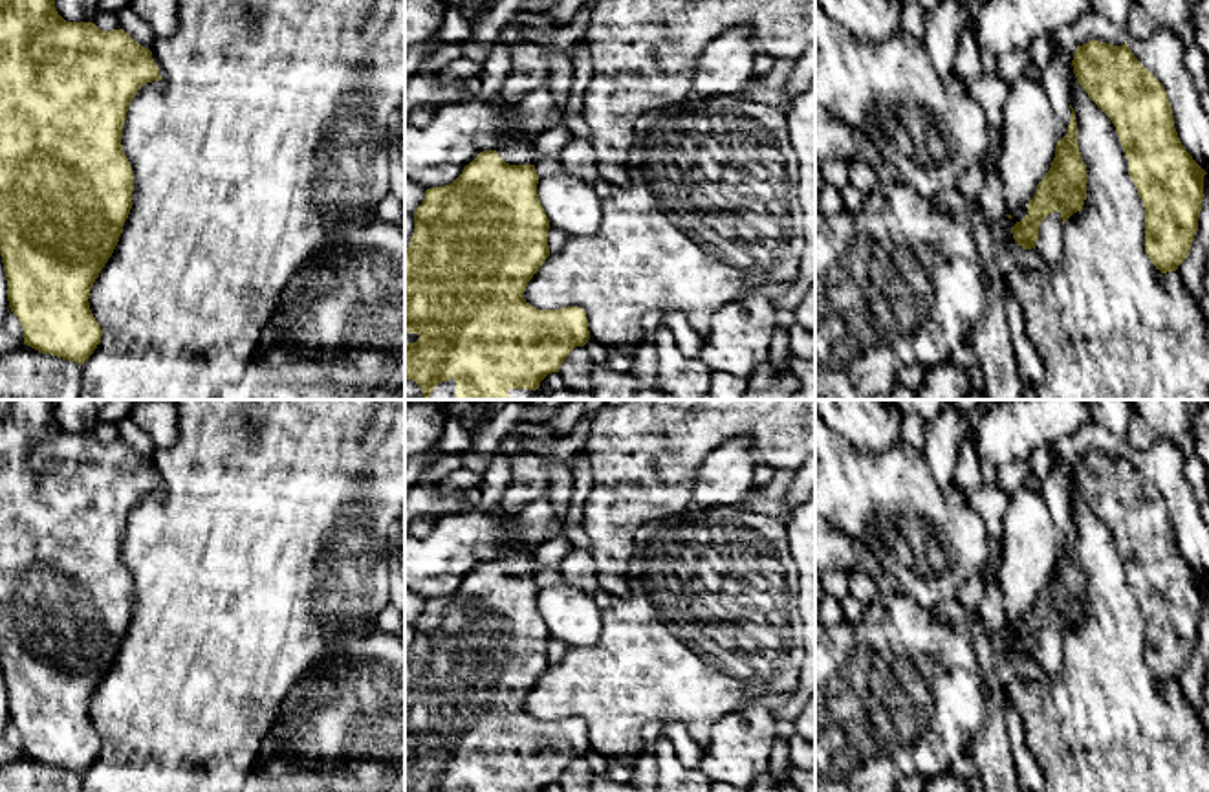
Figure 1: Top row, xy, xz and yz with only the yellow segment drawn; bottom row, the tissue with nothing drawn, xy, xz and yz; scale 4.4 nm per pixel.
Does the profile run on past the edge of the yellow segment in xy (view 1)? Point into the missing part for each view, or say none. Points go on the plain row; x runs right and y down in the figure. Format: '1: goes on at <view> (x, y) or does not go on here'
1: does not go on here

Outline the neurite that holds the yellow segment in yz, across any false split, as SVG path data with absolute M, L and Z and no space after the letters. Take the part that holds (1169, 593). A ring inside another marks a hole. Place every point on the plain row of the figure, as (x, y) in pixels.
M1088 451L1073 464L1073 484L1110 528L1145 618L1145 662L1161 684L1189 667L1207 585L1185 561L1163 495L1125 453Z

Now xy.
M0 400L0 666L24 755L42 764L82 776L101 754L88 710L132 620L134 583L121 546L130 512L152 491L161 491L152 462L123 440L66 433L48 400Z

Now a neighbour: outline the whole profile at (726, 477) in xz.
M747 436L729 438L702 462L692 491L694 512L740 506L753 486L757 462Z

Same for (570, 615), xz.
M566 581L542 587L537 605L551 638L559 638L570 647L590 647L599 640L601 609L579 587Z

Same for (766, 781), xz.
M769 772L760 774L747 792L799 792L795 785L791 783L790 776L773 776Z

